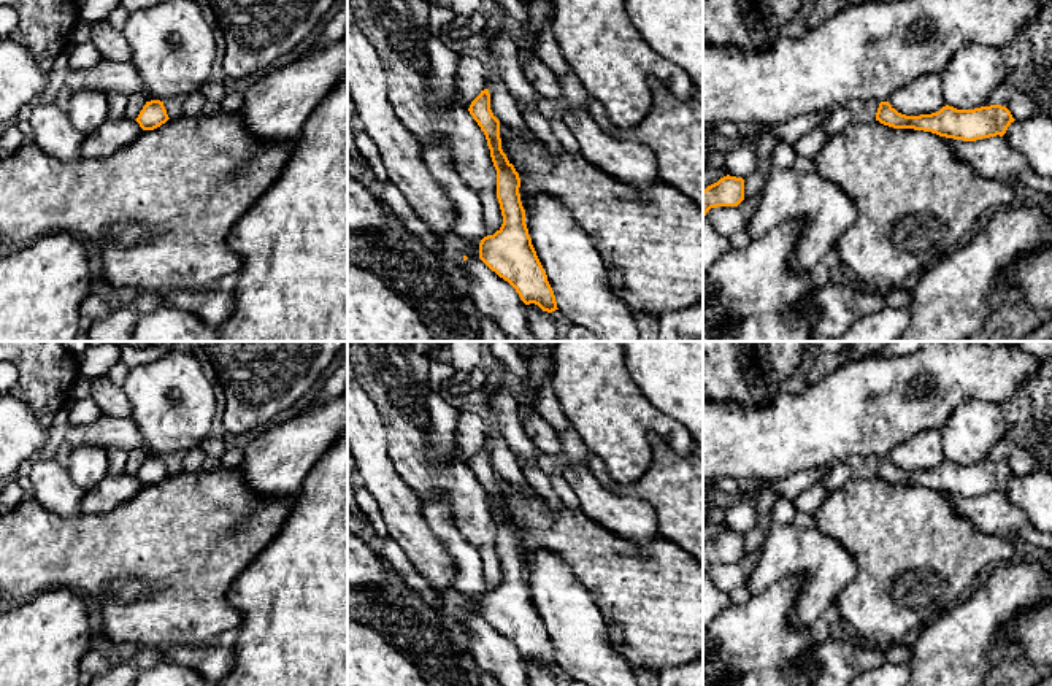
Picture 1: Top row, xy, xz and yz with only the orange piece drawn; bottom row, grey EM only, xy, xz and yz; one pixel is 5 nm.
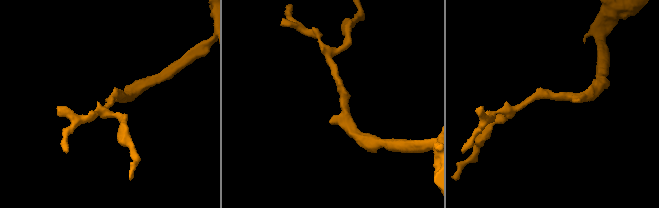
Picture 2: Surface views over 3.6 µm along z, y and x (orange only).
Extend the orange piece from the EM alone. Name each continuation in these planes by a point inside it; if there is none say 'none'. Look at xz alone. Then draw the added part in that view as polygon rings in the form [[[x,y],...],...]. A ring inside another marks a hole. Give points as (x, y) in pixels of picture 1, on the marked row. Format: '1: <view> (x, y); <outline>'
1: xz (453, 248); [[[451,232],[447,235],[436,237],[436,241],[441,248],[441,254],[443,254],[444,259],[447,259],[451,262],[455,262],[455,264],[463,262],[463,256],[465,256],[465,241],[463,241],[463,238],[460,238],[454,232]]]

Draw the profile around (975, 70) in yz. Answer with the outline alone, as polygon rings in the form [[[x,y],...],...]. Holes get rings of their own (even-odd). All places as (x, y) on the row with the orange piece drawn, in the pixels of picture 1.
[[[965,44],[941,73],[944,103],[957,110],[981,108],[992,92],[1008,81],[1009,71],[998,48]]]

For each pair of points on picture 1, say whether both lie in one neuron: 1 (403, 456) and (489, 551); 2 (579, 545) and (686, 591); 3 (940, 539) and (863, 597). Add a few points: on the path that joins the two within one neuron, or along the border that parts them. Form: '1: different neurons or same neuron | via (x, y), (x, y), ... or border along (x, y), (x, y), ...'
1: same neuron | via (430, 478), (441, 480), (472, 510), (476, 524)
2: same neuron | via (606, 566), (637, 588), (659, 591)
3: same neuron | via (921, 554), (883, 581)

